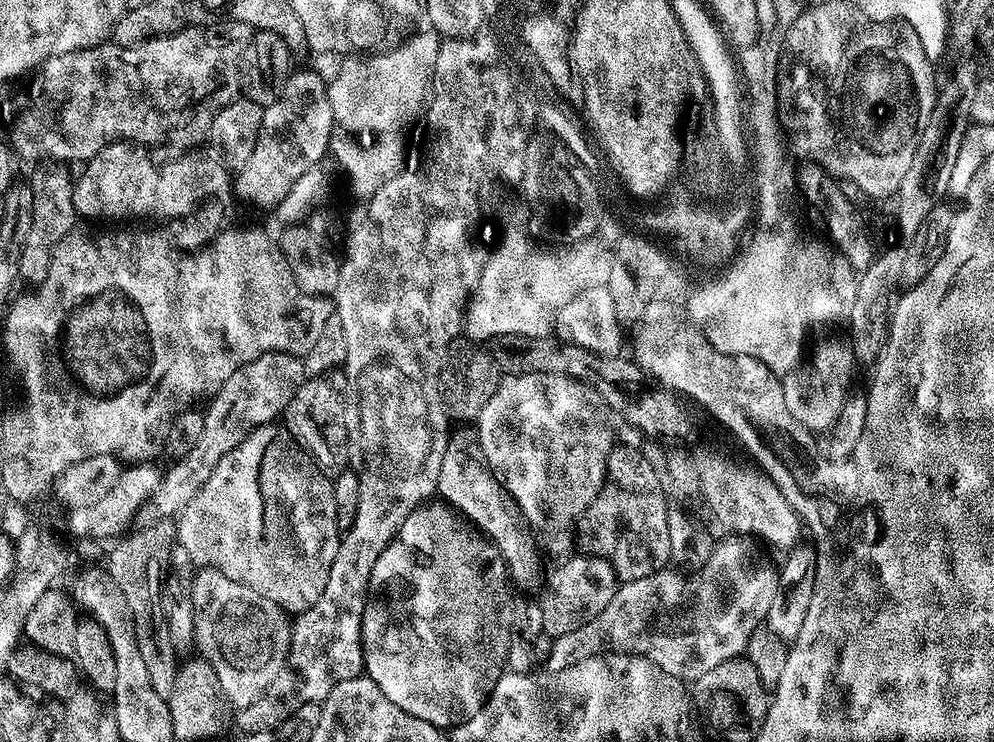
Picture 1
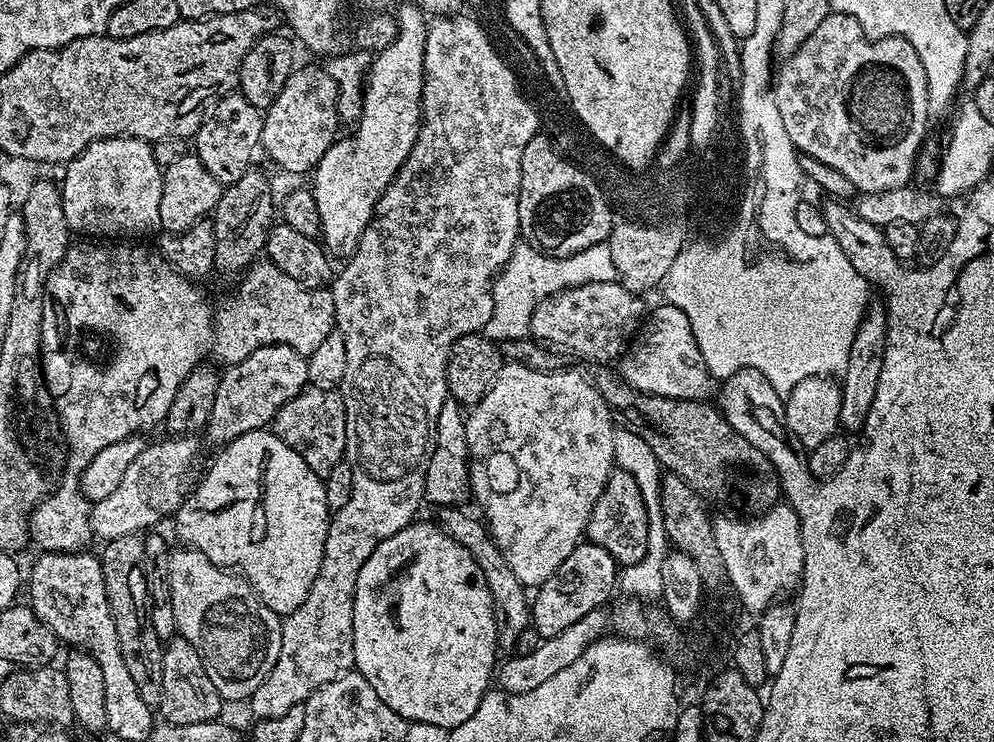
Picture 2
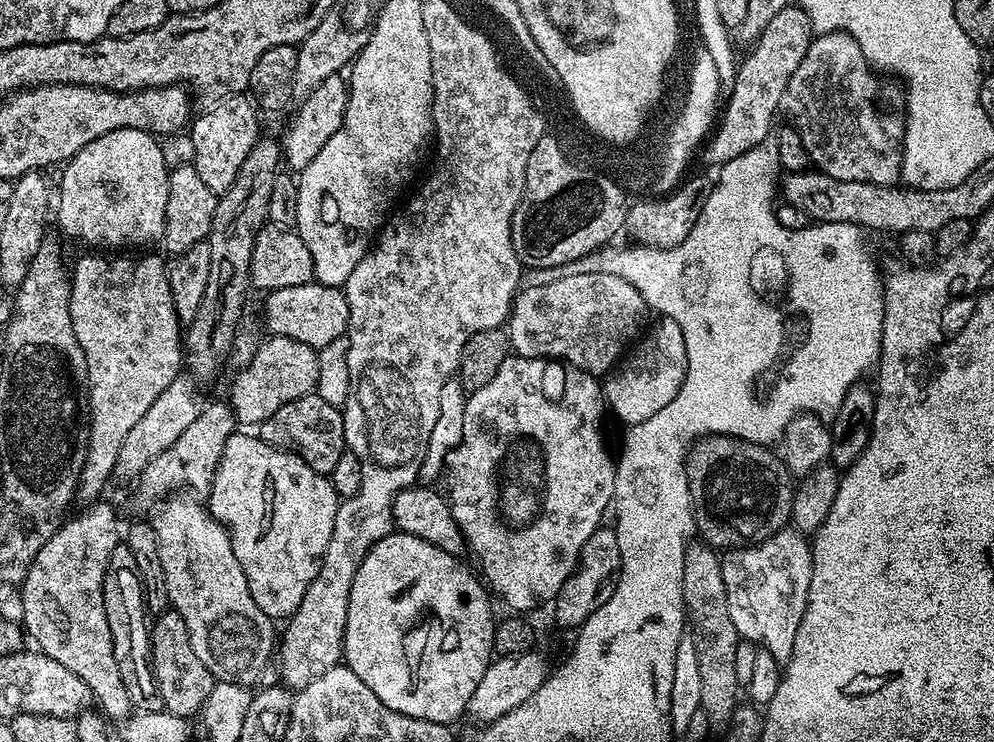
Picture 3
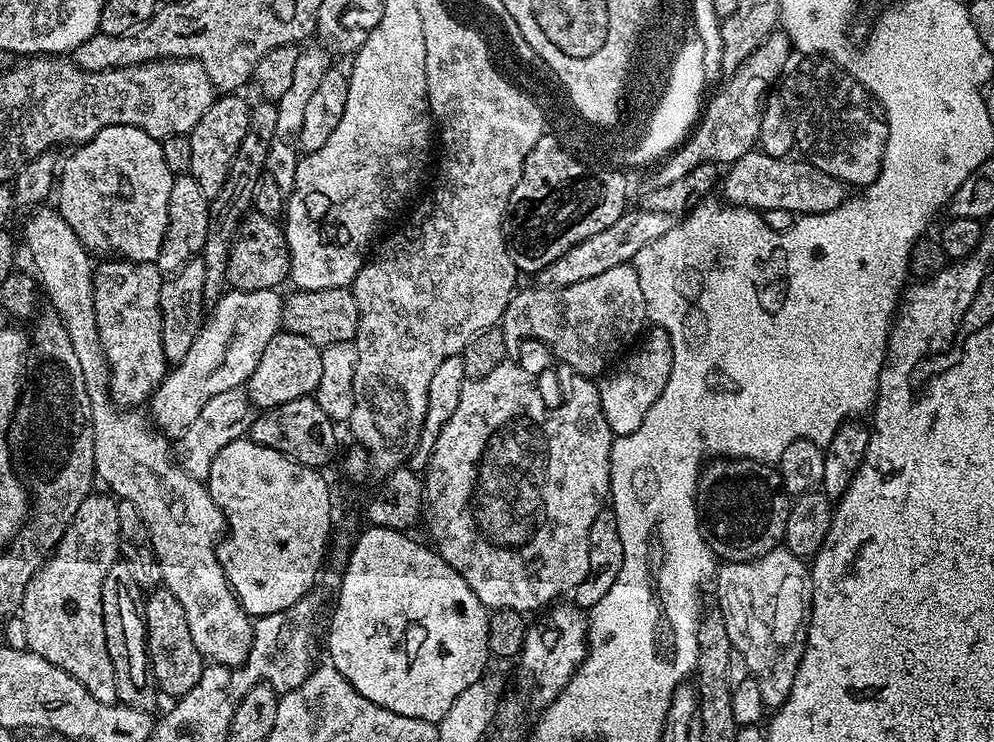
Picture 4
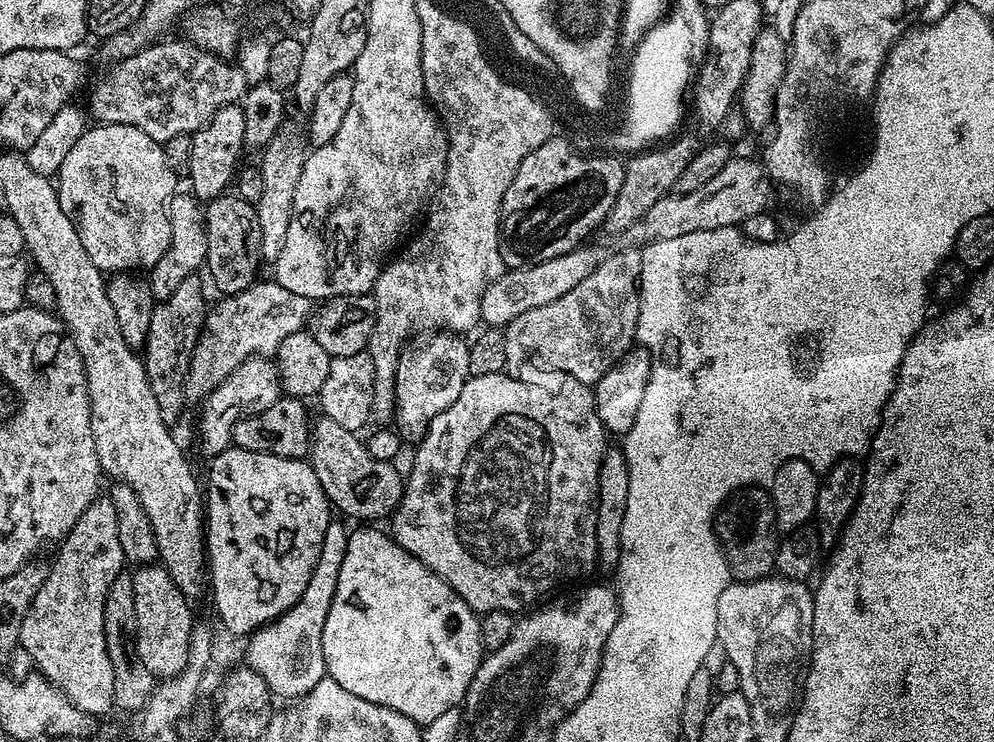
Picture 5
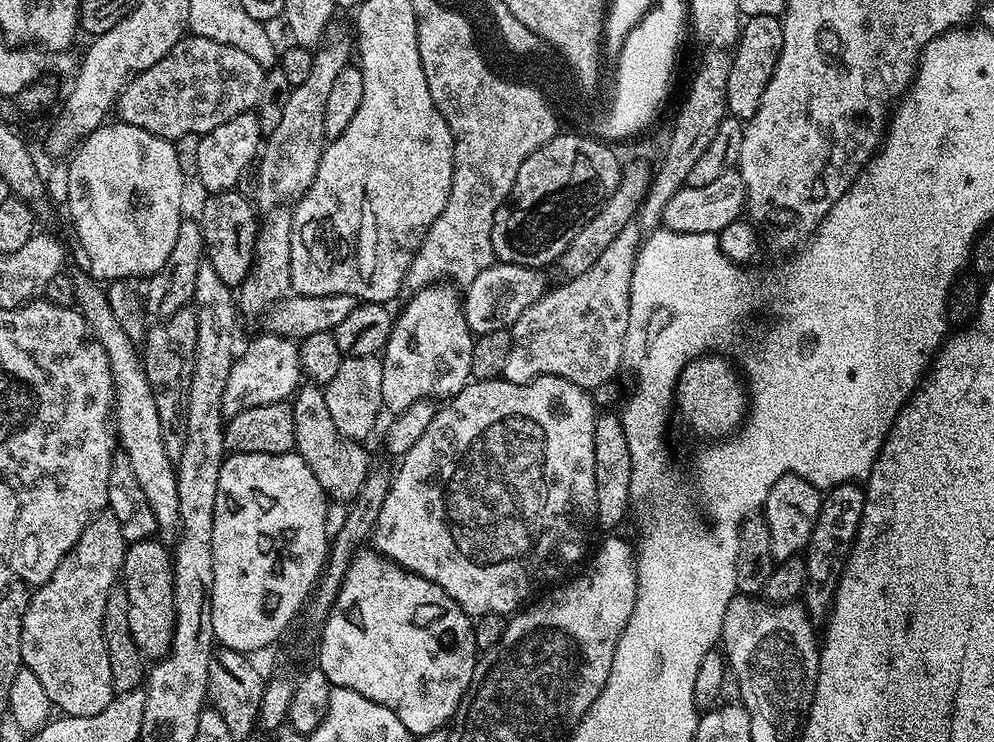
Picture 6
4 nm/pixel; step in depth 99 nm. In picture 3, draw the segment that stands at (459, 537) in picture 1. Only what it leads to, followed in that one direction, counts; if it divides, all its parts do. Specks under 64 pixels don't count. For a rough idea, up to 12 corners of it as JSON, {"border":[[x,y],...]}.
{"border":[[389,532],[354,574],[343,663],[449,726],[494,659],[489,589]]}

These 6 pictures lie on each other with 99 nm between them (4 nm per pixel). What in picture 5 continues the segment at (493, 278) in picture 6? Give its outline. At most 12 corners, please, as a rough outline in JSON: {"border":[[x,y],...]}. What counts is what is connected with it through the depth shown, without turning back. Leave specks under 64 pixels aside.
{"border":[[581,246],[508,268],[480,299],[485,325],[503,329],[598,270]]}

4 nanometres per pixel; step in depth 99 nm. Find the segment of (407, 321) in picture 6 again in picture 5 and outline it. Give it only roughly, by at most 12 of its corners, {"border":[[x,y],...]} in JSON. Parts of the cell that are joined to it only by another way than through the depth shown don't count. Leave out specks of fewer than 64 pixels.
{"border":[[436,334],[403,357],[395,427],[415,446],[462,394],[469,341]]}

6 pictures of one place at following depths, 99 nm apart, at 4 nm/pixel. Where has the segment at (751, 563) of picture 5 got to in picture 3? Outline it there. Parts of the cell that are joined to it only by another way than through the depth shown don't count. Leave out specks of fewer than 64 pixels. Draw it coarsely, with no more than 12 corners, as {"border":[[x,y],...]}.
{"border":[[701,436],[684,469],[696,532],[747,548],[791,521],[771,447]]}

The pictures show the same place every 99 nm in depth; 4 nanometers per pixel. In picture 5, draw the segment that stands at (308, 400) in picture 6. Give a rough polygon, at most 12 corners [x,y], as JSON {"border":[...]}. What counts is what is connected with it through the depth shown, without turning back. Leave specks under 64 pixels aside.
{"border":[[323,414],[306,457],[329,505],[356,522],[391,517],[396,464]]}

